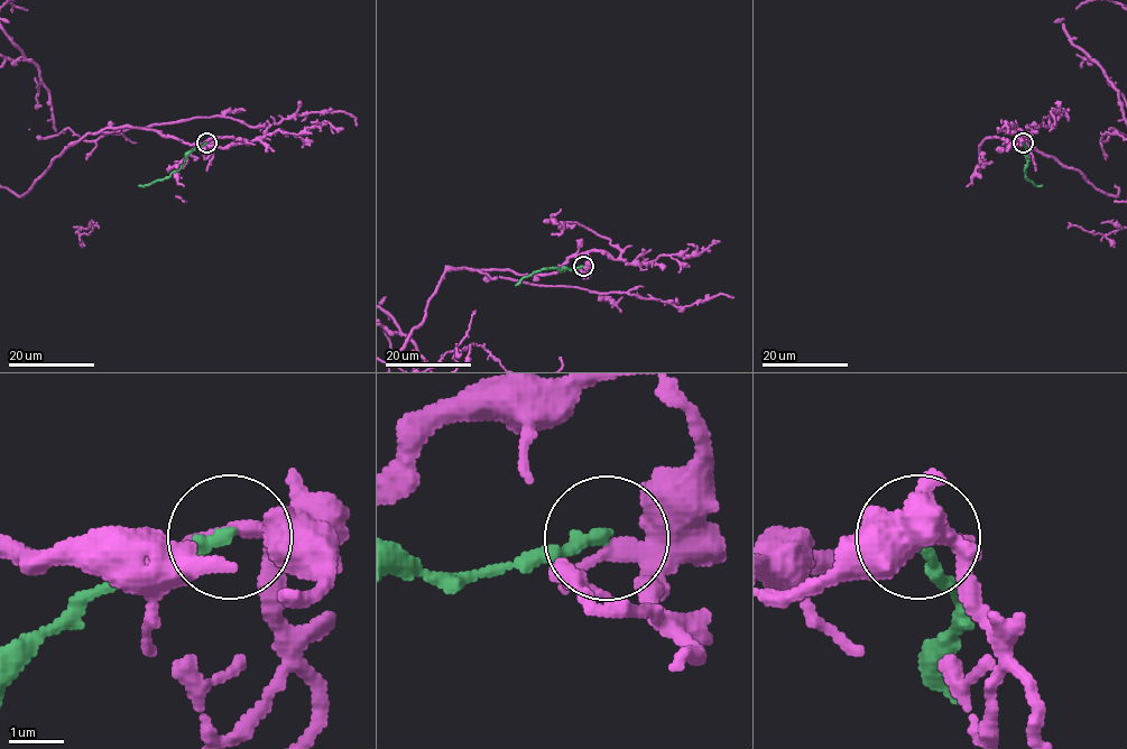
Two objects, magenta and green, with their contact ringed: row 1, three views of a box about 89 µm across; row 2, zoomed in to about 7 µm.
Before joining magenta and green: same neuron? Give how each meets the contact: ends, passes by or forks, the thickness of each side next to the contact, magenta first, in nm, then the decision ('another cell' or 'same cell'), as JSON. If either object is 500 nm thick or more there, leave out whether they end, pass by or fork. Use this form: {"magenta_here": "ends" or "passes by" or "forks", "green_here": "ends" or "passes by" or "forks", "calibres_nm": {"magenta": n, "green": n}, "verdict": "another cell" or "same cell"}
{"magenta_here": "ends", "green_here": "ends", "calibres_nm": {"magenta": 380, "green": 240}, "verdict": "another cell"}

